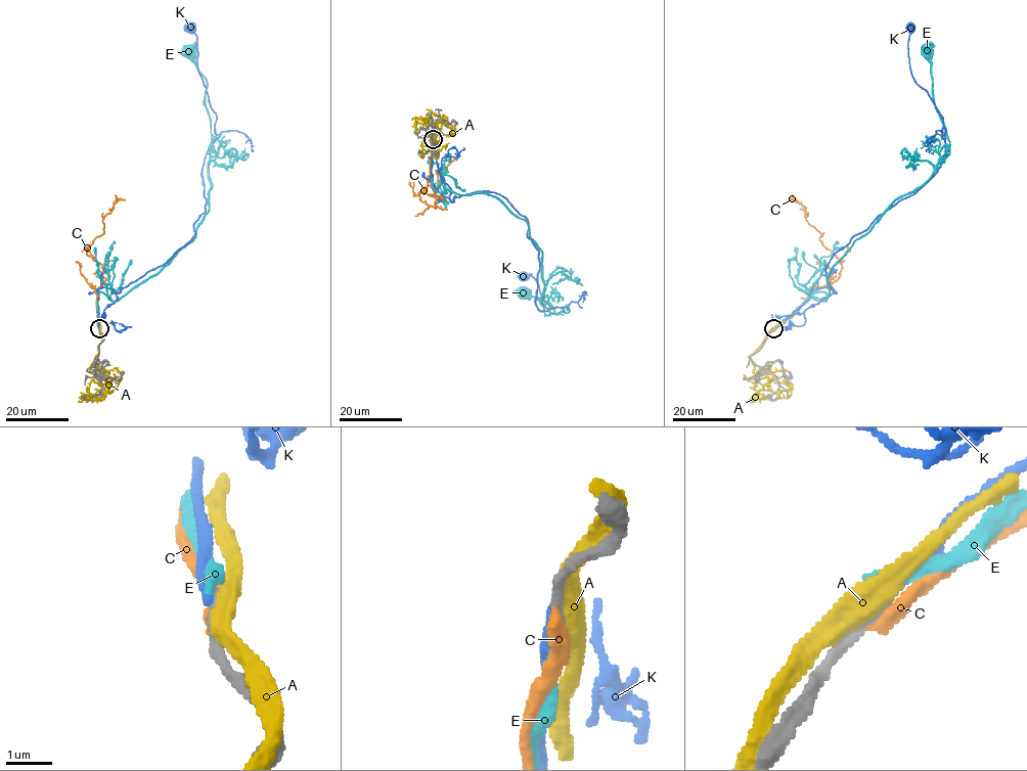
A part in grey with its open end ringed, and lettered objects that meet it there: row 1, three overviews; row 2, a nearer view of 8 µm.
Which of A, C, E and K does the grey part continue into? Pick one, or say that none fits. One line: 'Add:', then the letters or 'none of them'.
Add: none of them

